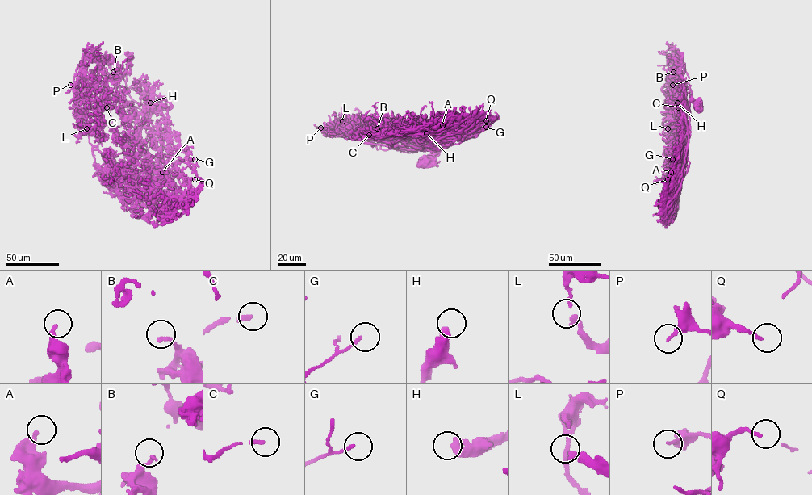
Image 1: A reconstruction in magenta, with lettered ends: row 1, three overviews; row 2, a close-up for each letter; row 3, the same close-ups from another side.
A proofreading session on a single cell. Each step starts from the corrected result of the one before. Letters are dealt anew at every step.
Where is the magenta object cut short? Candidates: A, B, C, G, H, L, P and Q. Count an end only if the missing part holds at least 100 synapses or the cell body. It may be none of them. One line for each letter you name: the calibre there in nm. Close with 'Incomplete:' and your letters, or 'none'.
Incomplete: none

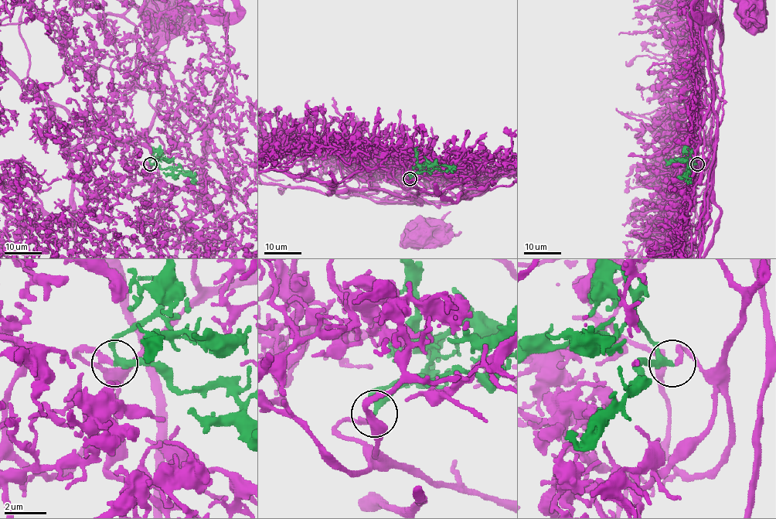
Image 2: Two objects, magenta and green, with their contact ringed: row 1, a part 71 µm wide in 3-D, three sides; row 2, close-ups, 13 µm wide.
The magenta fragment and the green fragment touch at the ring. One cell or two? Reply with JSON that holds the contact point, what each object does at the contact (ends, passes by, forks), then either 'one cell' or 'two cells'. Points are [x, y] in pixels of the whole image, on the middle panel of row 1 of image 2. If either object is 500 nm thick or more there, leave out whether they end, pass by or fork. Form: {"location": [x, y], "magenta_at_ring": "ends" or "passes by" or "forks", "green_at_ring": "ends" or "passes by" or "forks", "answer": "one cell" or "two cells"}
{"location": [410, 179], "magenta_at_ring": "ends", "green_at_ring": "passes by", "answer": "one cell"}

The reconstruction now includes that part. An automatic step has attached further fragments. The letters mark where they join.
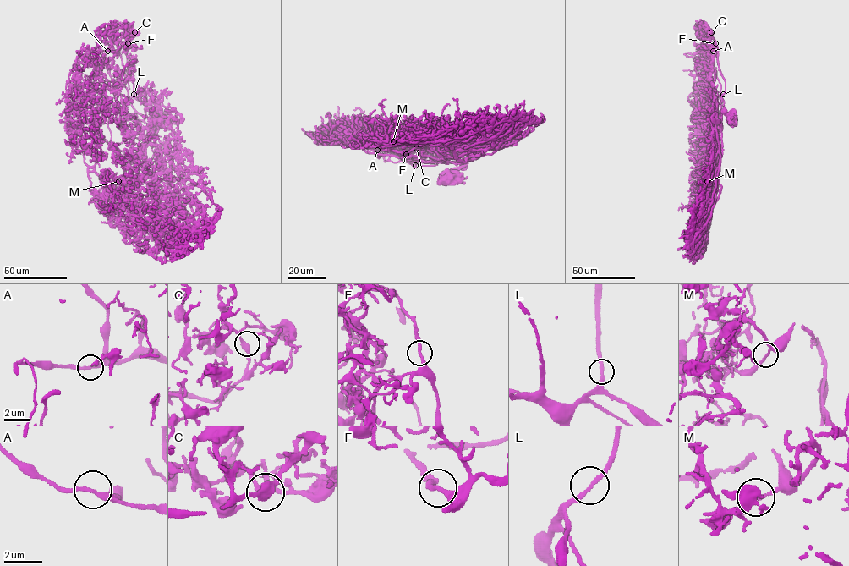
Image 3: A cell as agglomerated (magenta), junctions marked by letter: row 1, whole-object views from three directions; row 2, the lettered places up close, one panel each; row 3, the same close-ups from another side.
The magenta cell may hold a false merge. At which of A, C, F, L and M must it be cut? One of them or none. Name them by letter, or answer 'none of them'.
none of them

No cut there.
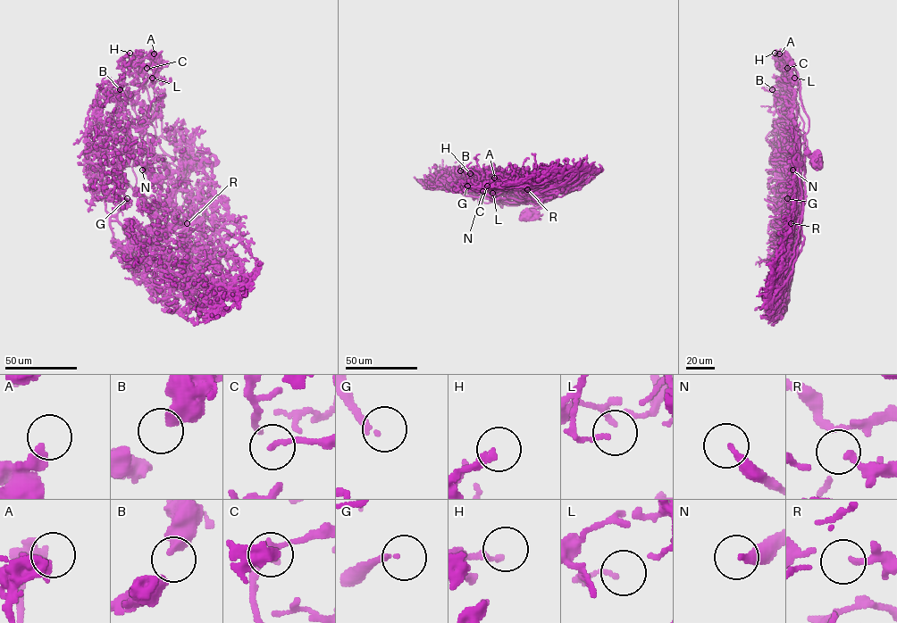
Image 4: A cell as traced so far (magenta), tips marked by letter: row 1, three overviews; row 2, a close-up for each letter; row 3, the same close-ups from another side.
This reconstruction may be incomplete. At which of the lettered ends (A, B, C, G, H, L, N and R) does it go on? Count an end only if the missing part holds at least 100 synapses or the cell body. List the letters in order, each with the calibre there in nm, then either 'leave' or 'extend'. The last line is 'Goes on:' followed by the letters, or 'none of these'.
A: calibre 380 nm; leave
B: calibre 320 nm; leave
C: calibre 120 nm; leave
G: calibre 180 nm; extend
H: calibre 240 nm; leave
L: calibre 110 nm; leave
N: calibre 280 nm; extend
R: calibre 140 nm; leave
Goes on: G, N

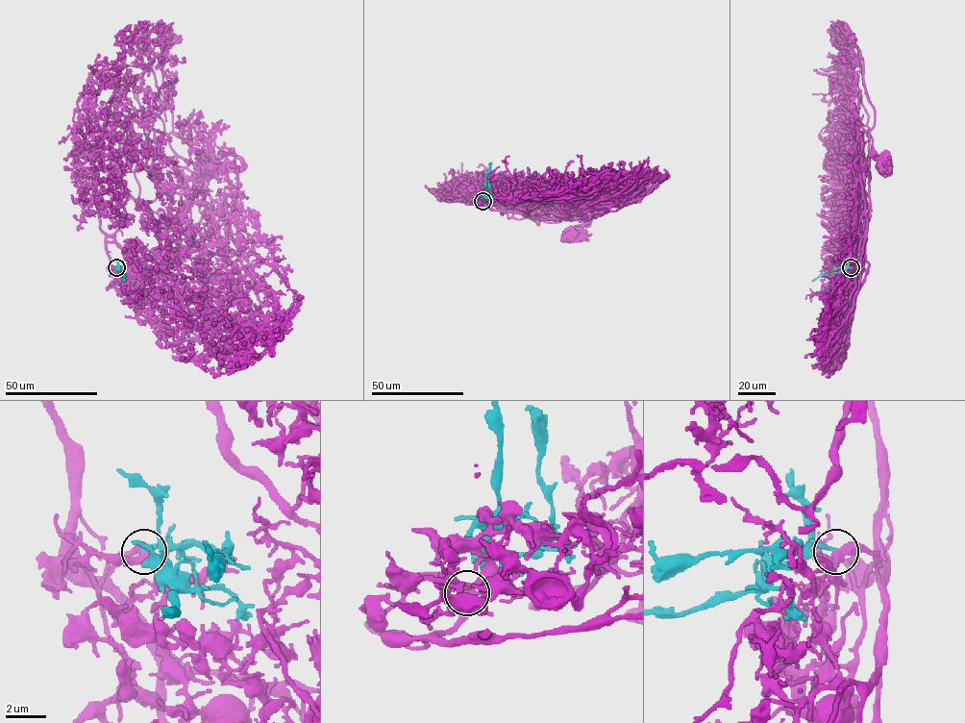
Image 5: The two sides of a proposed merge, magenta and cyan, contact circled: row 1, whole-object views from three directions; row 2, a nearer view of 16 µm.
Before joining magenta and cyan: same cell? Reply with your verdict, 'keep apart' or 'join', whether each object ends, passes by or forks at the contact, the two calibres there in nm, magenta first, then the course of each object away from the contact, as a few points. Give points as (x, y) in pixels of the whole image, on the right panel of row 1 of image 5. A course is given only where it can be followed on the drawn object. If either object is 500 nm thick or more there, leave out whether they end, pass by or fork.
join; magenta forks there; cyan ends there; 360 nm thick on the magenta side, 200 nm on the other; magenta runs (851, 267), (845, 276), (841, 270), (842, 261), (855, 248), (855, 241), (866, 224), (870, 155), (885, 162); cyan runs (851, 267), (824, 274), (812, 281)

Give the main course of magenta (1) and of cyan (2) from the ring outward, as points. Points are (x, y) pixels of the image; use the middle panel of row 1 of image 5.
1: (482, 201), (487, 194), (537, 192), (548, 208), (546, 211), (569, 216), (570, 220), (584, 220), (576, 236)
2: (482, 201), (491, 162)

